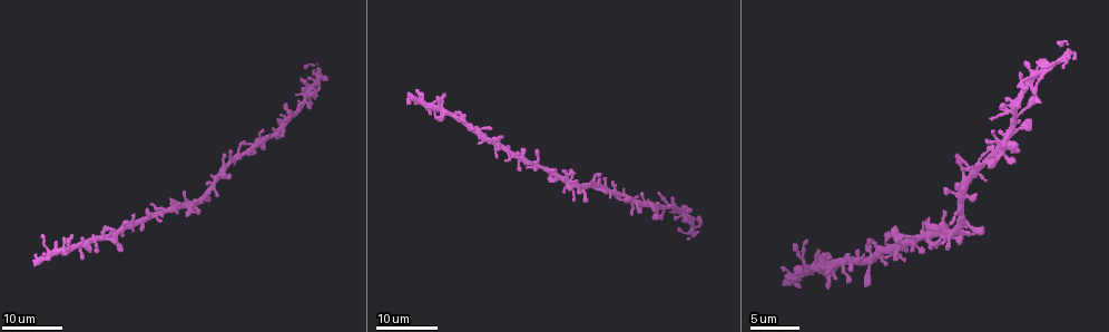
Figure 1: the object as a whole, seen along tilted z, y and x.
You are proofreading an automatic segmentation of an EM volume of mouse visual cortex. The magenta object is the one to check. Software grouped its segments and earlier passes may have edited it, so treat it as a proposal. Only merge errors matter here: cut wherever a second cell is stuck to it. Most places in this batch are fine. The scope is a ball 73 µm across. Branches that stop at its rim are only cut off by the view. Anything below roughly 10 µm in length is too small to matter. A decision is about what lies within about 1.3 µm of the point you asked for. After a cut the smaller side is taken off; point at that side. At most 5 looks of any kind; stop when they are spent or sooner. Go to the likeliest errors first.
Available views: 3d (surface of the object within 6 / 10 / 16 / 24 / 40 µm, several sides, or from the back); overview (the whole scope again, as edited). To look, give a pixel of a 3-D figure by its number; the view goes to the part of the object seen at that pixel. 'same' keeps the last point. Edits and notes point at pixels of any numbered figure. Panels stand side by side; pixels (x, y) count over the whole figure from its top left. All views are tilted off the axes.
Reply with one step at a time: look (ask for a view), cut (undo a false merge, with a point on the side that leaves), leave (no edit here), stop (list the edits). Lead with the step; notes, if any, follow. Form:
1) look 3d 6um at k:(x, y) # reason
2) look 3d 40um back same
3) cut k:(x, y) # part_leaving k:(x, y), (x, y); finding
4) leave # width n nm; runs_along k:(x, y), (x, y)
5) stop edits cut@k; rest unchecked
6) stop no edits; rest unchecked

look 3d 24um at 1:(304, 95) # sudden change in width

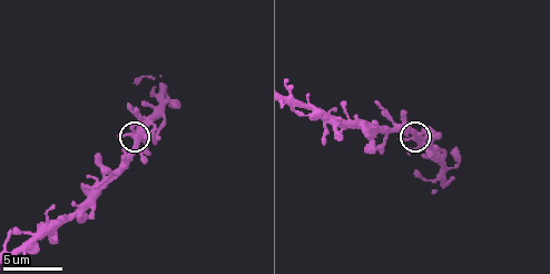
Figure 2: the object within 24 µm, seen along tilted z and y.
look 3d 10um at 2:(138, 138)

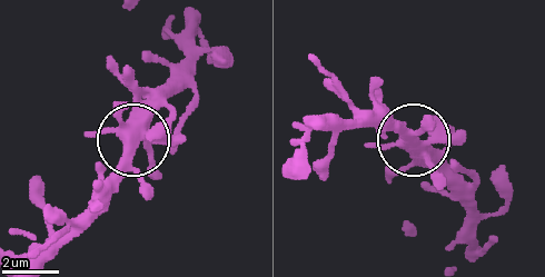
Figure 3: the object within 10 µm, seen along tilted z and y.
leave # width 390 nm; all the same cell

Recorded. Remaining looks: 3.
look 3d 24um at 1:(578, 184)

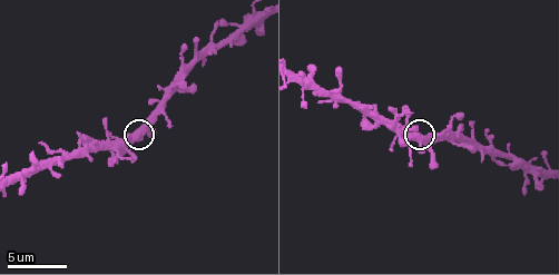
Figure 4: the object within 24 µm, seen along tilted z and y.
look 3d 6um at 4:(417, 135)

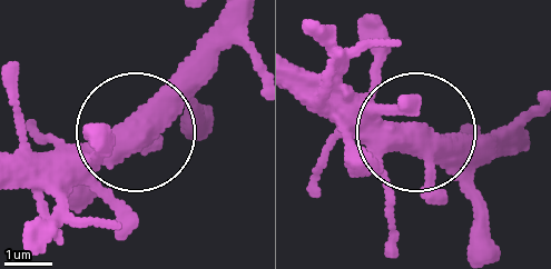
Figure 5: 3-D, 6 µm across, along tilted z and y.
leave # arms 3; runs_along 5:(123, 127), (143, 122), (245, 18); all the same cell

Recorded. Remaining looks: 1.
look 3d 16um at 4:(461, 137) # thick turns thin

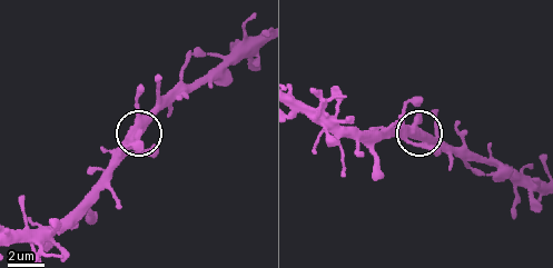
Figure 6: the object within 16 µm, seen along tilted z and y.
leave # width 590 nm; runs_along 6:(63, 218), (79, 205), (115, 155), (166, 99); continuous, no second cell

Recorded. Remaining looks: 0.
stop no edits; rest unchecked

